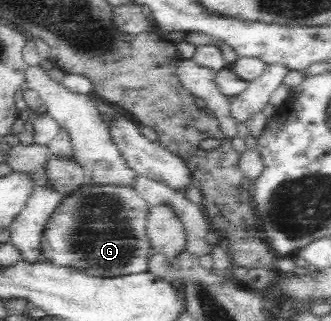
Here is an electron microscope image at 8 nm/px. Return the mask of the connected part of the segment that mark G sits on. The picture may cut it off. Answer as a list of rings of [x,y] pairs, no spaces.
[[[86,177],[75,191],[63,195],[44,223],[39,236],[40,257],[50,264],[102,278],[146,272],[151,256],[146,233],[148,212],[148,201],[133,186],[98,184]]]

